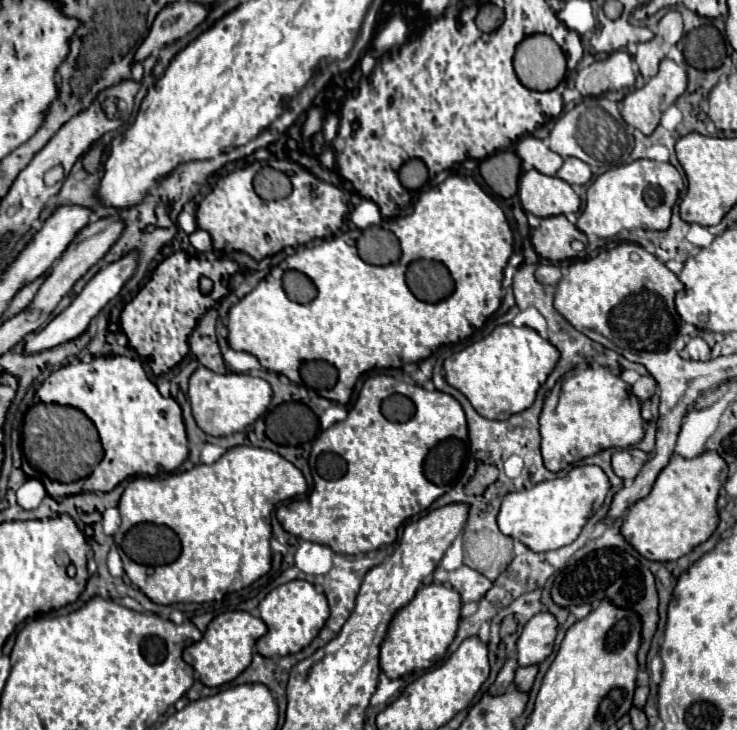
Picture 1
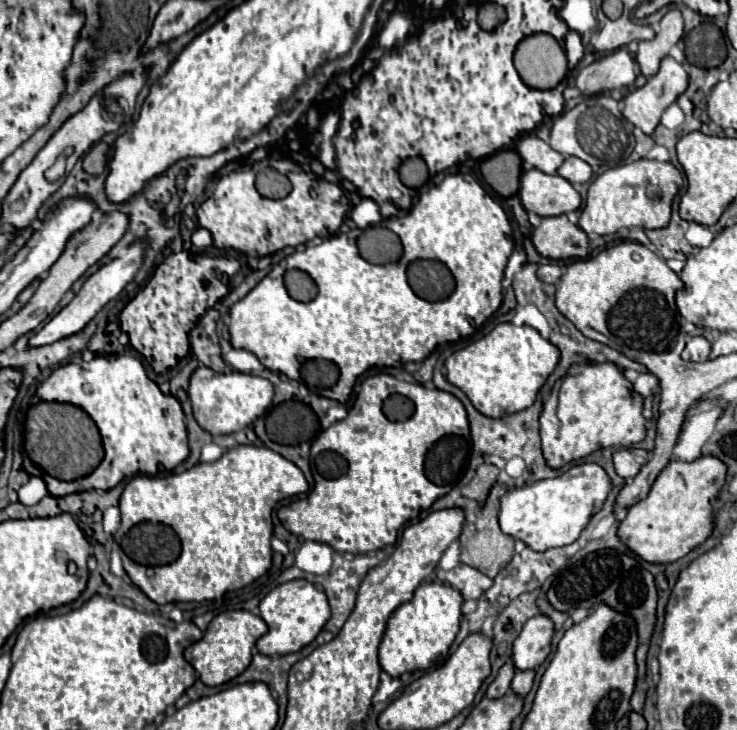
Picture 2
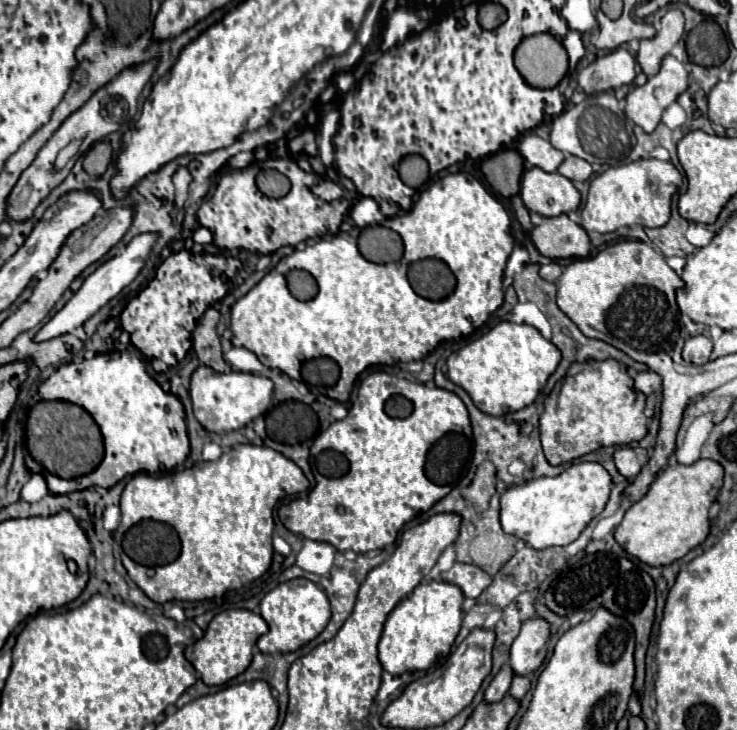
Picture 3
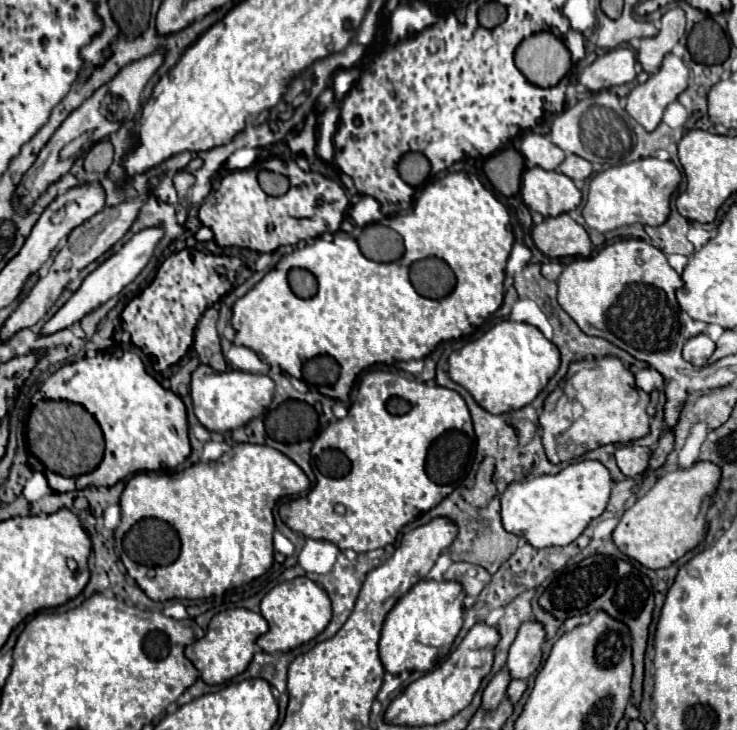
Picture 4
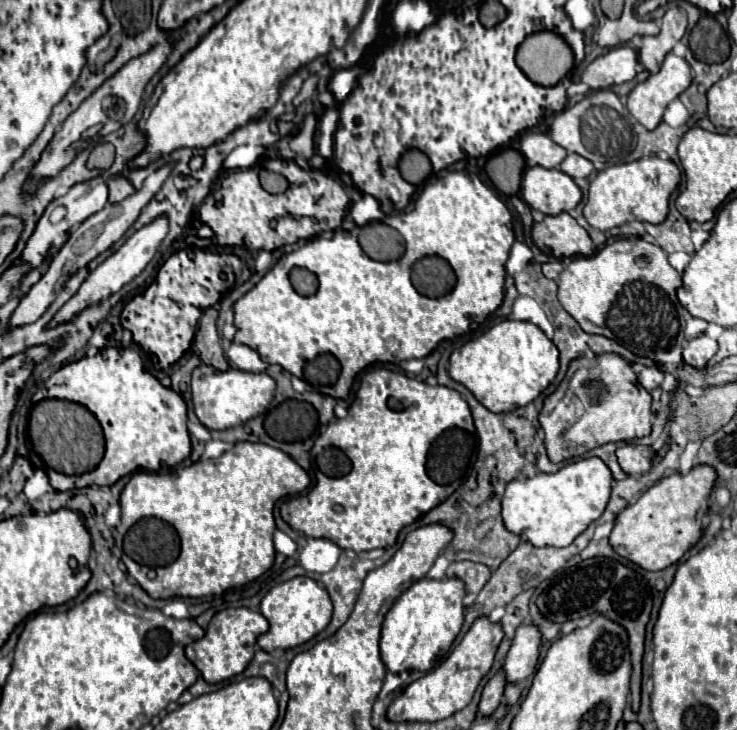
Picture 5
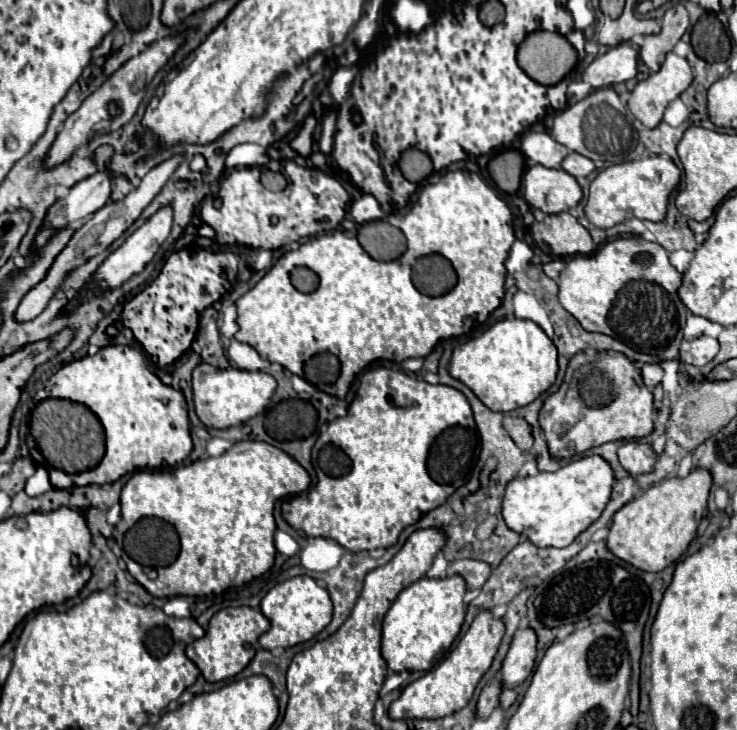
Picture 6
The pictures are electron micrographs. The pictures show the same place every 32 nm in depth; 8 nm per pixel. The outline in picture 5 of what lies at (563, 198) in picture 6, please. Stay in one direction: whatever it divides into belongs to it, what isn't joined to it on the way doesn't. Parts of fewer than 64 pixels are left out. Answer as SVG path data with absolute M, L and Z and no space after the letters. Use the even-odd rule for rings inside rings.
M540 166L524 172L522 196L530 208L550 216L570 212L582 200L580 188L568 174Z

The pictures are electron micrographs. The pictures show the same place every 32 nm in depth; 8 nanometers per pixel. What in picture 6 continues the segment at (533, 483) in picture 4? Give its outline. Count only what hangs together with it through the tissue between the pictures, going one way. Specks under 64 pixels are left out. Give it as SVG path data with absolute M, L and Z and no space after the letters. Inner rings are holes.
M602 456L578 458L556 472L538 472L534 476L516 476L506 484L502 498L502 516L506 524L532 540L536 546L568 546L584 532L610 500L614 472Z

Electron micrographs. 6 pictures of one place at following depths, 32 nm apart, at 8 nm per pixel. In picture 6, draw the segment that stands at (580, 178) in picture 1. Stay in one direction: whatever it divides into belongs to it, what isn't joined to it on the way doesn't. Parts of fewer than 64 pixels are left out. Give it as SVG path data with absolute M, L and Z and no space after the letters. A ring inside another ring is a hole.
M570 152L564 162L562 162L562 168L566 172L572 172L572 176L590 176L594 172L594 162L582 154L576 154L576 152Z

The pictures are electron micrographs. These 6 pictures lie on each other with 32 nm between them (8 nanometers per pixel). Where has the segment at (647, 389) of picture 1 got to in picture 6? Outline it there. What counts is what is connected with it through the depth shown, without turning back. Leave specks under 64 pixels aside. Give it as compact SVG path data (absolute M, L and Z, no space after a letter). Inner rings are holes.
M644 364L642 366L642 378L644 378L644 384L652 390L662 380L660 364Z

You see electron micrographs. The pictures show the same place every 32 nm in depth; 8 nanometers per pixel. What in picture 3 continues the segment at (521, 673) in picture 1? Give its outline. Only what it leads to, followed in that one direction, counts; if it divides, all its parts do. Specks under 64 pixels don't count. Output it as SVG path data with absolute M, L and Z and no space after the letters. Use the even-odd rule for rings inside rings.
M514 676L512 686L510 686L508 692L510 692L512 698L520 700L520 698L528 692L528 688L530 688L530 678L528 678L528 676Z

